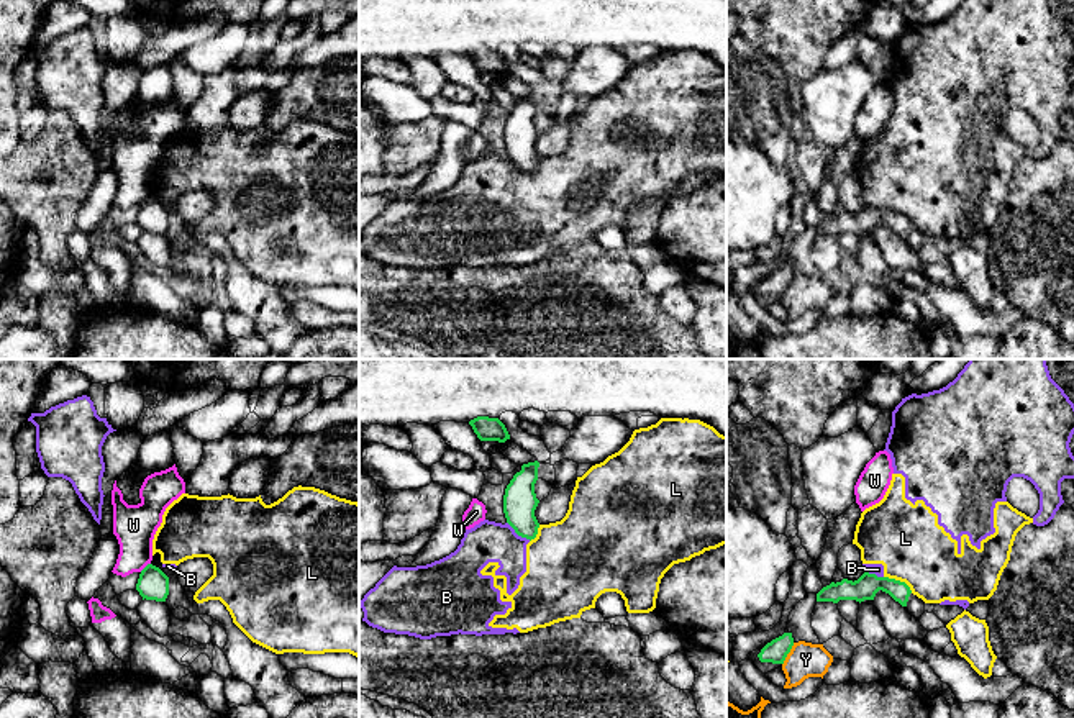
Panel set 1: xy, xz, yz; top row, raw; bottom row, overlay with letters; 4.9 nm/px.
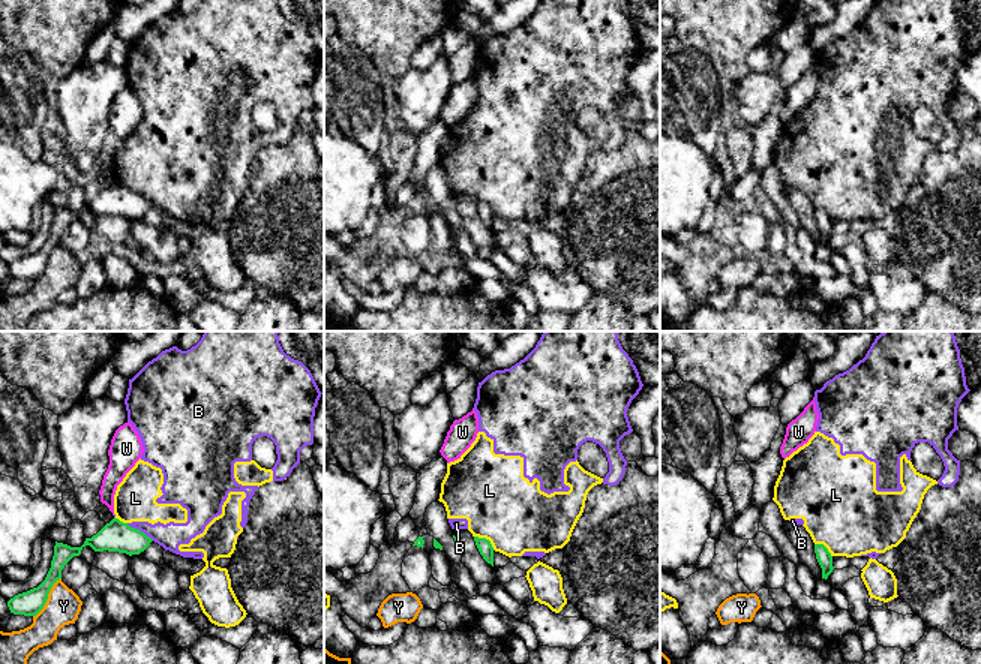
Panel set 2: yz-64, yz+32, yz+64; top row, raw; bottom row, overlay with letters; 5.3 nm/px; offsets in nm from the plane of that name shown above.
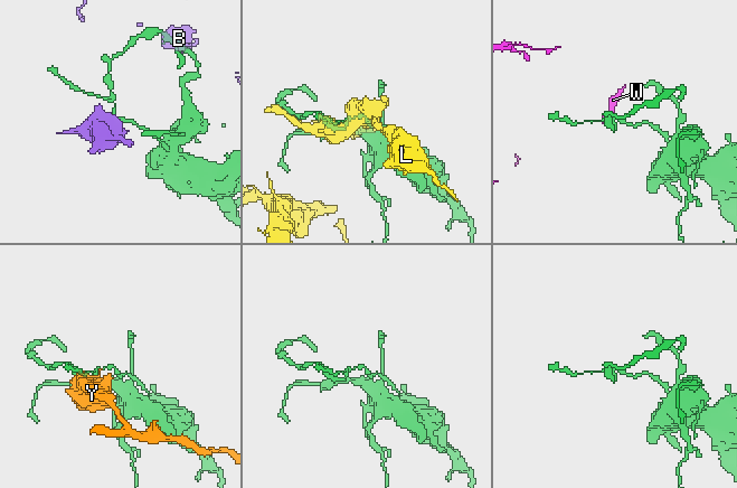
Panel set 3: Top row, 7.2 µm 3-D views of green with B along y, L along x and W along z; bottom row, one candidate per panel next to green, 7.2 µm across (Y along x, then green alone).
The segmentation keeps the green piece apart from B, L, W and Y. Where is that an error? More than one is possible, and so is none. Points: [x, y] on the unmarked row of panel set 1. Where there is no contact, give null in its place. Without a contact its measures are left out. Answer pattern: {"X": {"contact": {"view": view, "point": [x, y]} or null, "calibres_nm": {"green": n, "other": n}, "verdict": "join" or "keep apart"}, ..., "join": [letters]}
{"B": {"contact": {"view": "xz", "point": [518, 168]}, "calibres_nm": {"green": 160, "other": 200}, "verdict": "keep apart"}, "L": {"contact": {"view": "yz", "point": [899, 213]}, "calibres_nm": {"green": 120, "other": 340}, "verdict": "keep apart"}, "W": {"contact": {"view": "xy", "point": [146, 199]}, "calibres_nm": {"green": 160, "other": 200}, "verdict": "keep apart"}, "Y": {"contact": {"view": "yz", "point": [787, 286]}, "calibres_nm": {"green": 120, "other": 170}, "verdict": "keep apart"}, "join": []}

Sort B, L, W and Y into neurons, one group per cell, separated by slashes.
B L / W / Y

